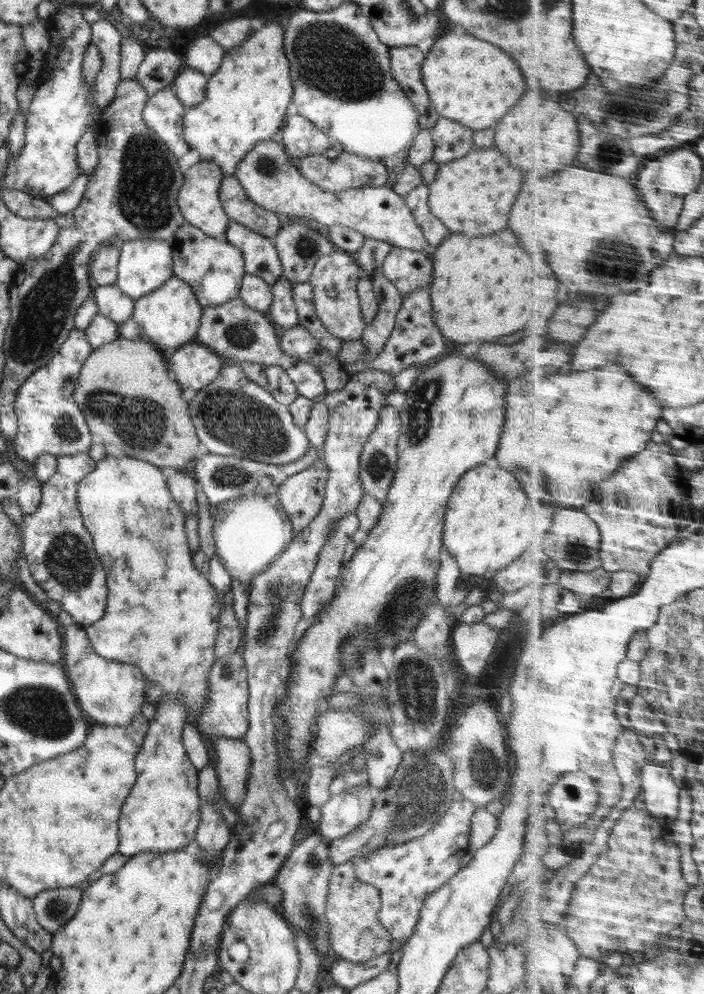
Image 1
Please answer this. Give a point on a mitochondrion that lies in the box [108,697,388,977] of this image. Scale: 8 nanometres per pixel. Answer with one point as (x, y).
(310, 920)

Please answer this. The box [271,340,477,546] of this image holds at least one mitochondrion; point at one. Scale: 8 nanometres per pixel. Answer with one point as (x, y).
(420, 421)

